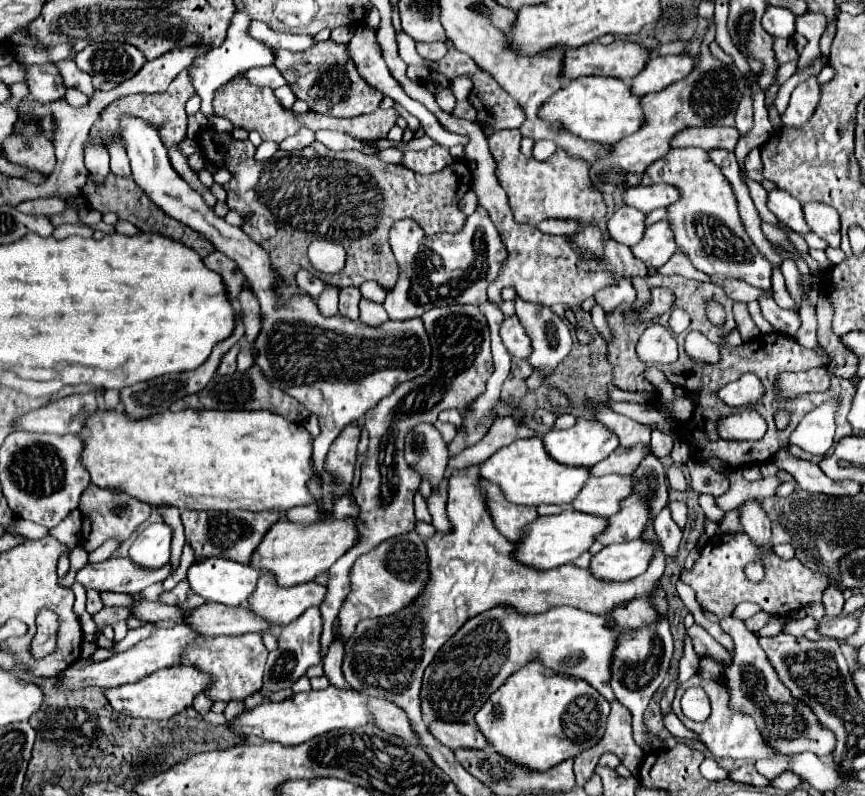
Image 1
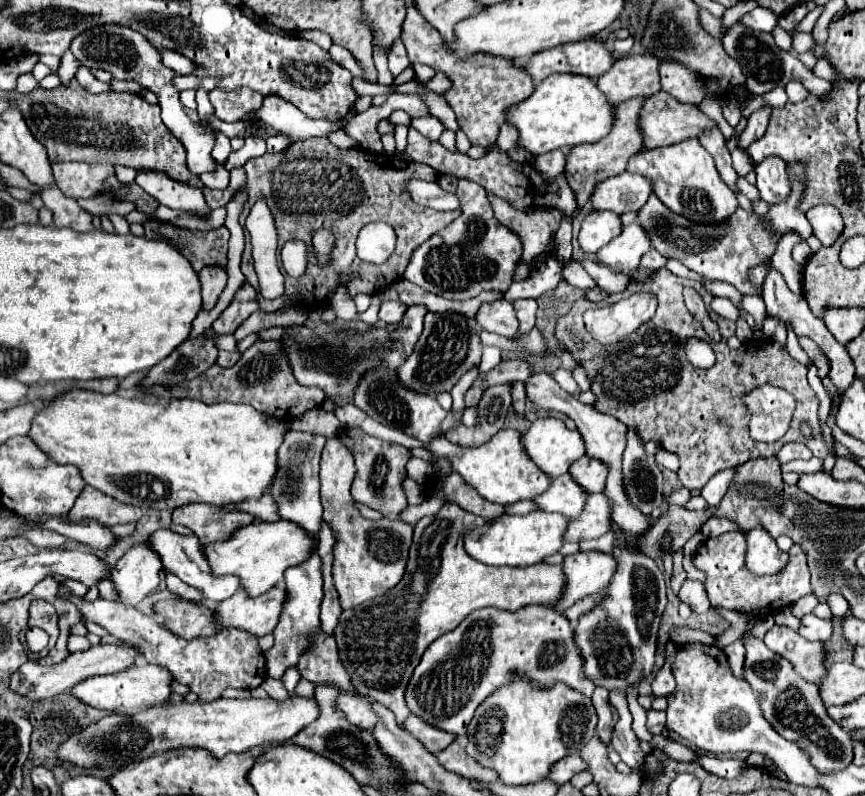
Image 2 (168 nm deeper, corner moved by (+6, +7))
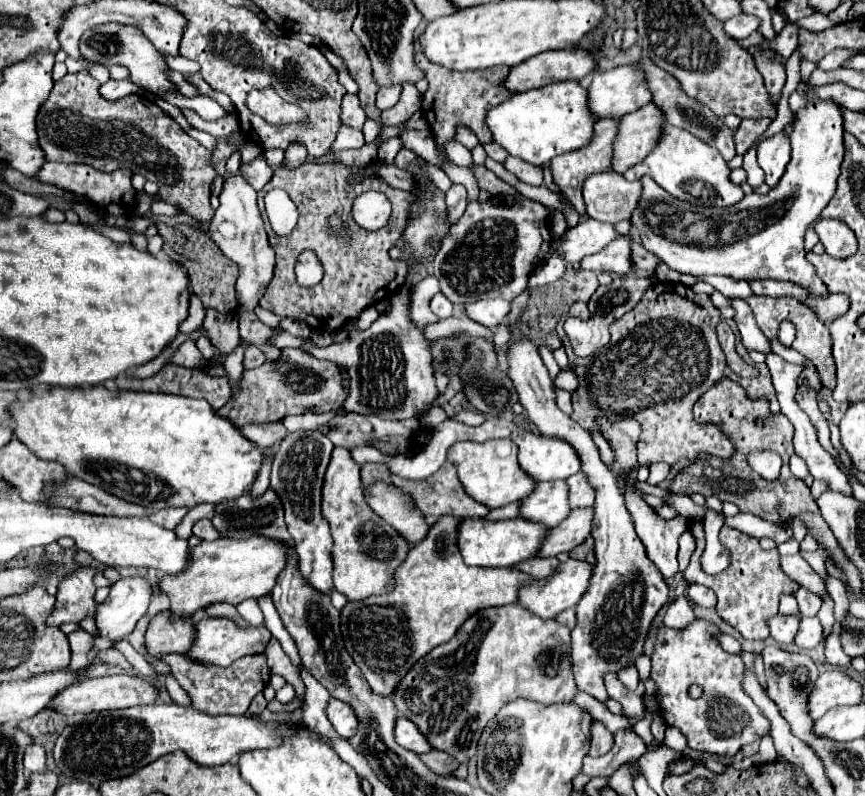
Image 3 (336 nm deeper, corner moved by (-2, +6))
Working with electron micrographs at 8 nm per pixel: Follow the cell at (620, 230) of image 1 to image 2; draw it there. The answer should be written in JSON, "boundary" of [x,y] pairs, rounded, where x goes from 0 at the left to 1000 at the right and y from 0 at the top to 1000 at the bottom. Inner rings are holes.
{"boundary":[[[689,264],[673,276],[668,302],[677,319],[689,319],[696,309],[701,309],[701,304],[712,299],[717,291],[719,291],[717,271],[705,269],[705,264]]]}

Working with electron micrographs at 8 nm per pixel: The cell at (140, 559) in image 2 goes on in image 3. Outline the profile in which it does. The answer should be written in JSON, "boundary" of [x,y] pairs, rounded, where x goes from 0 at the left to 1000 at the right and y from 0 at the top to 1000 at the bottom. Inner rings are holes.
{"boundary":[[[166,725],[139,727],[127,737],[127,747],[111,768],[111,793],[113,800],[123,803],[127,810],[148,800],[160,778],[169,770],[173,758],[173,732]]]}

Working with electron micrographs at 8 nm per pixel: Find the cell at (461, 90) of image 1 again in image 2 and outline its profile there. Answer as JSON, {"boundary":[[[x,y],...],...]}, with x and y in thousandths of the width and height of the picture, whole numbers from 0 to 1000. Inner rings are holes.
{"boundary":[[[504,90],[504,95],[492,106],[497,113],[502,113],[502,116],[506,116],[506,118],[513,118],[516,113],[520,113],[523,111],[523,101],[513,93],[513,90]]]}

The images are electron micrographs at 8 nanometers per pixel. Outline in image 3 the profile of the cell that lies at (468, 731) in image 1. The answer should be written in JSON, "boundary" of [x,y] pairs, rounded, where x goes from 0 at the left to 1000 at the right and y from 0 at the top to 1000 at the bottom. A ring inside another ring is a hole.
{"boundary":[[[460,901],[460,903],[458,903],[455,923],[458,923],[458,933],[465,936],[465,938],[469,938],[472,943],[492,946],[492,943],[499,941],[499,938],[495,936],[492,926],[483,918],[483,913],[481,913],[479,908],[474,908],[472,903],[467,903],[467,901]]]}

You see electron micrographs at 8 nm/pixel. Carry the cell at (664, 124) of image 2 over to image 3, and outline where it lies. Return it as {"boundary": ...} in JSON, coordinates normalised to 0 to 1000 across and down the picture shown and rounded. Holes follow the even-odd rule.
{"boundary":[[[754,129],[721,144],[714,152],[714,170],[710,175],[710,195],[708,195],[708,215],[721,217],[726,210],[740,205],[754,185],[761,180],[761,167],[765,167],[768,144]]]}

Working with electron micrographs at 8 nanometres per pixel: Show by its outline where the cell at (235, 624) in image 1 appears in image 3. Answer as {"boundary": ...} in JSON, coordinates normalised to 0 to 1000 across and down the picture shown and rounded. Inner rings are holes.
{"boundary":[[[197,768],[183,770],[173,778],[169,793],[169,820],[185,828],[194,820],[213,823],[222,813],[224,785],[215,778],[197,778]]]}

